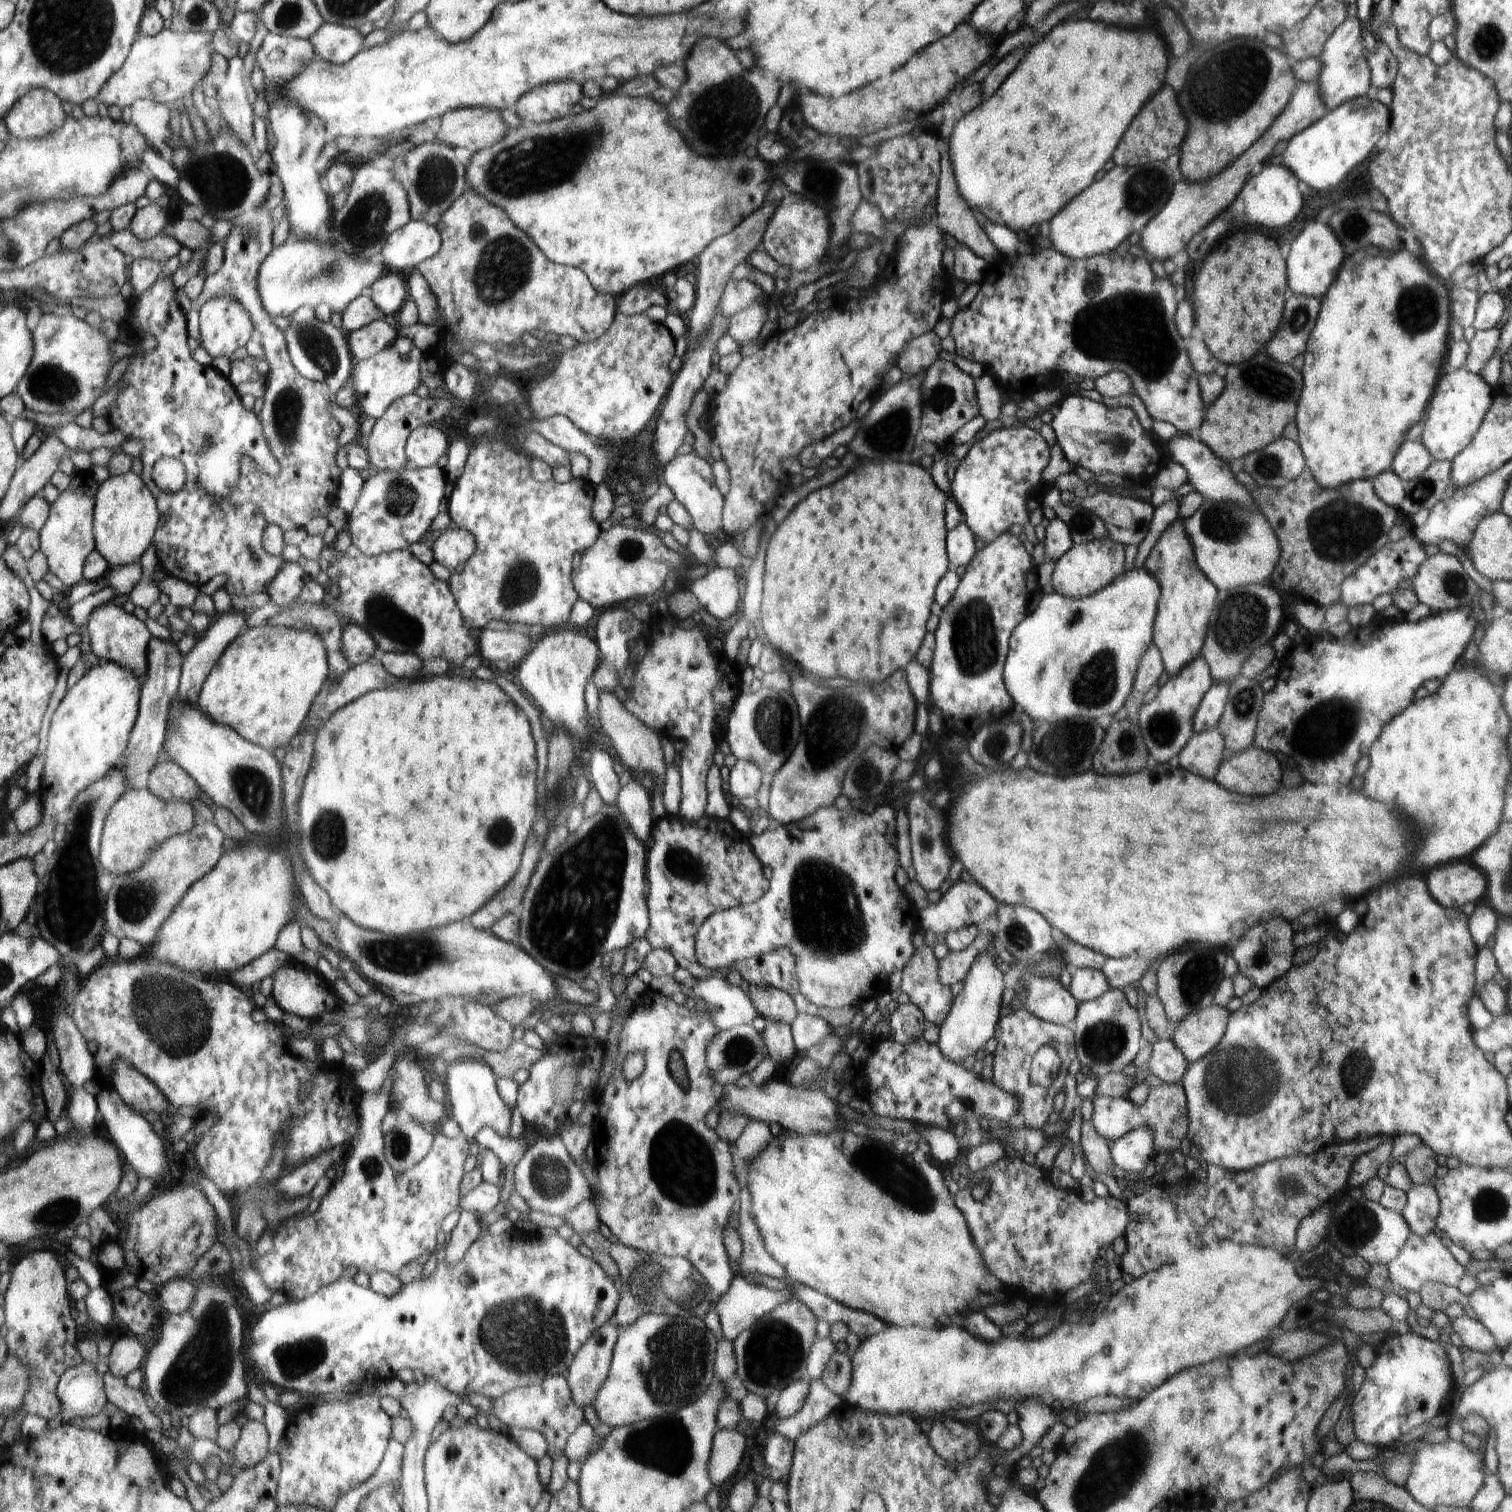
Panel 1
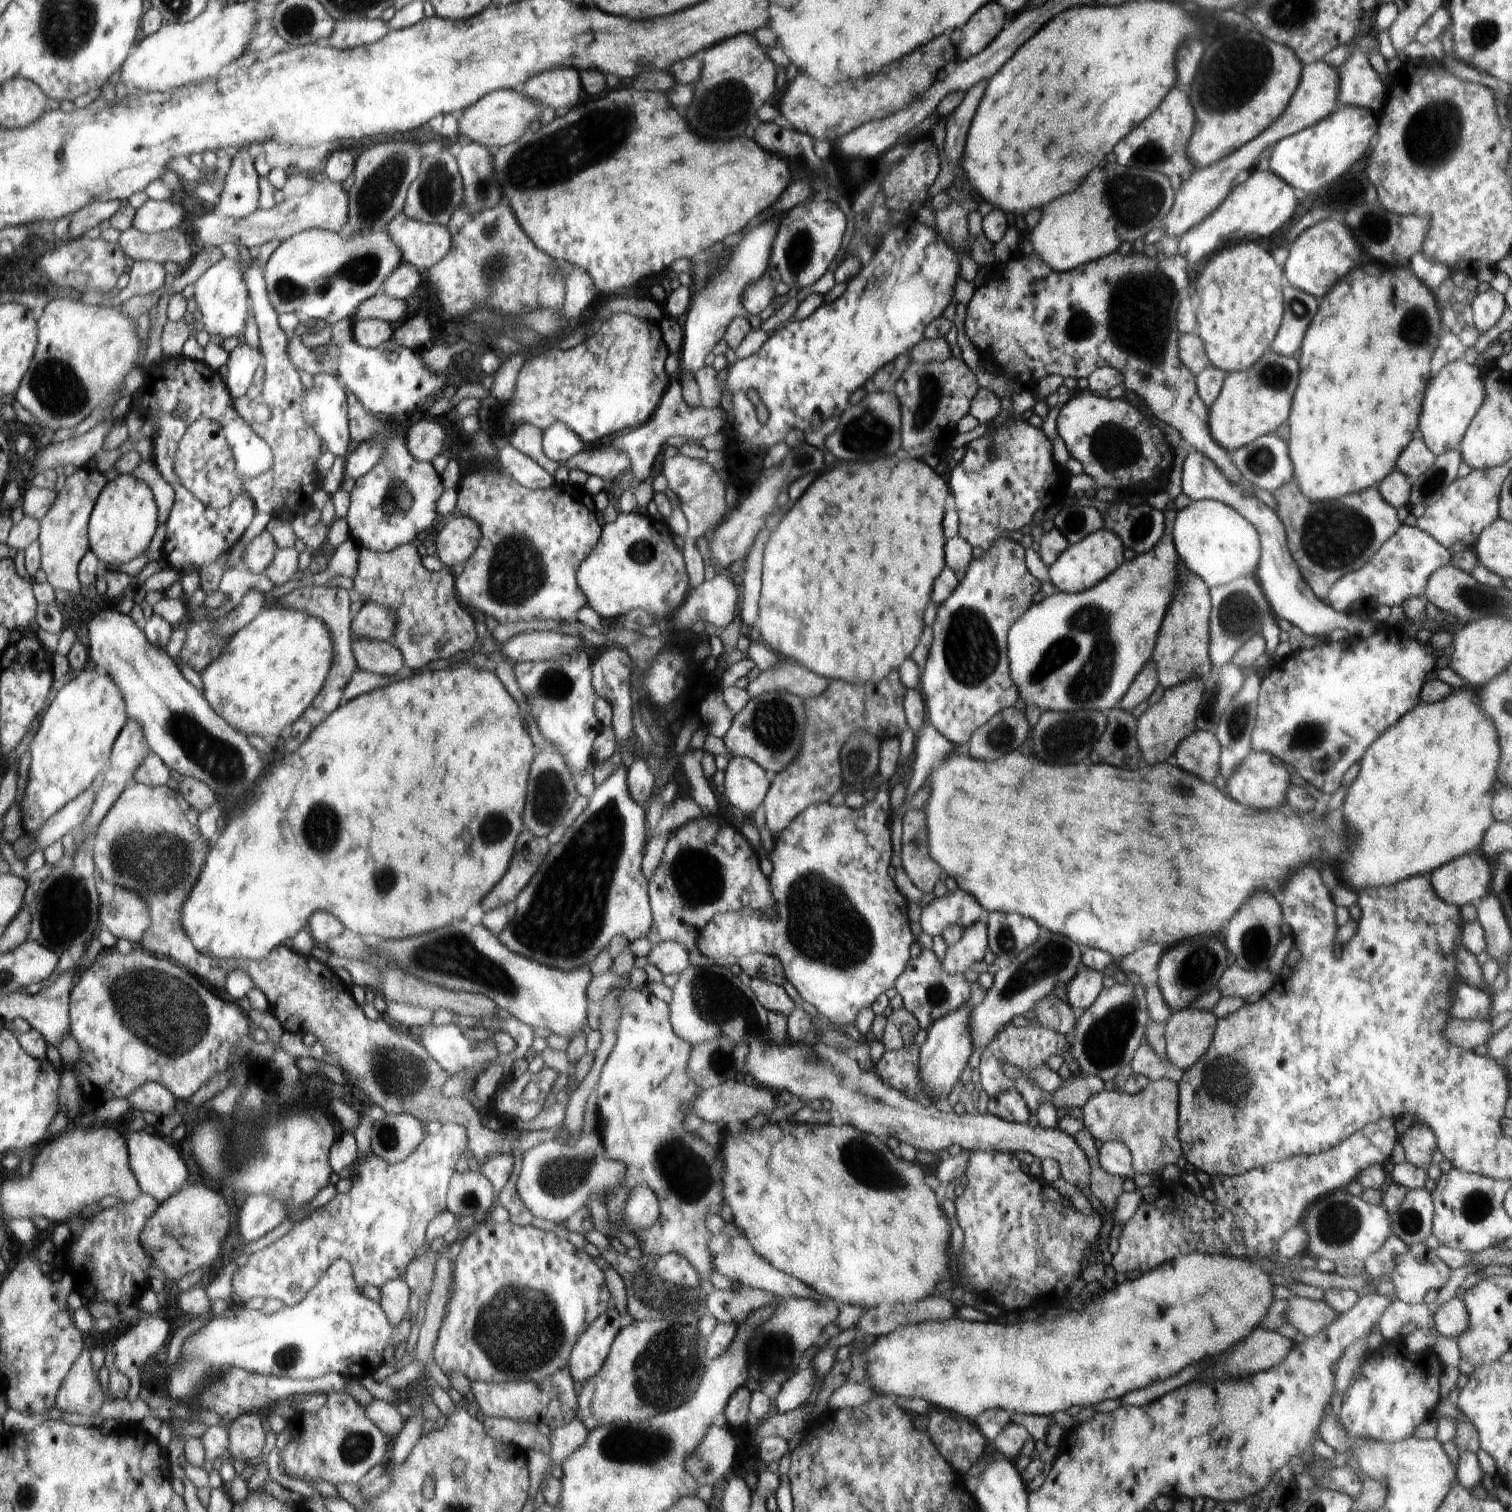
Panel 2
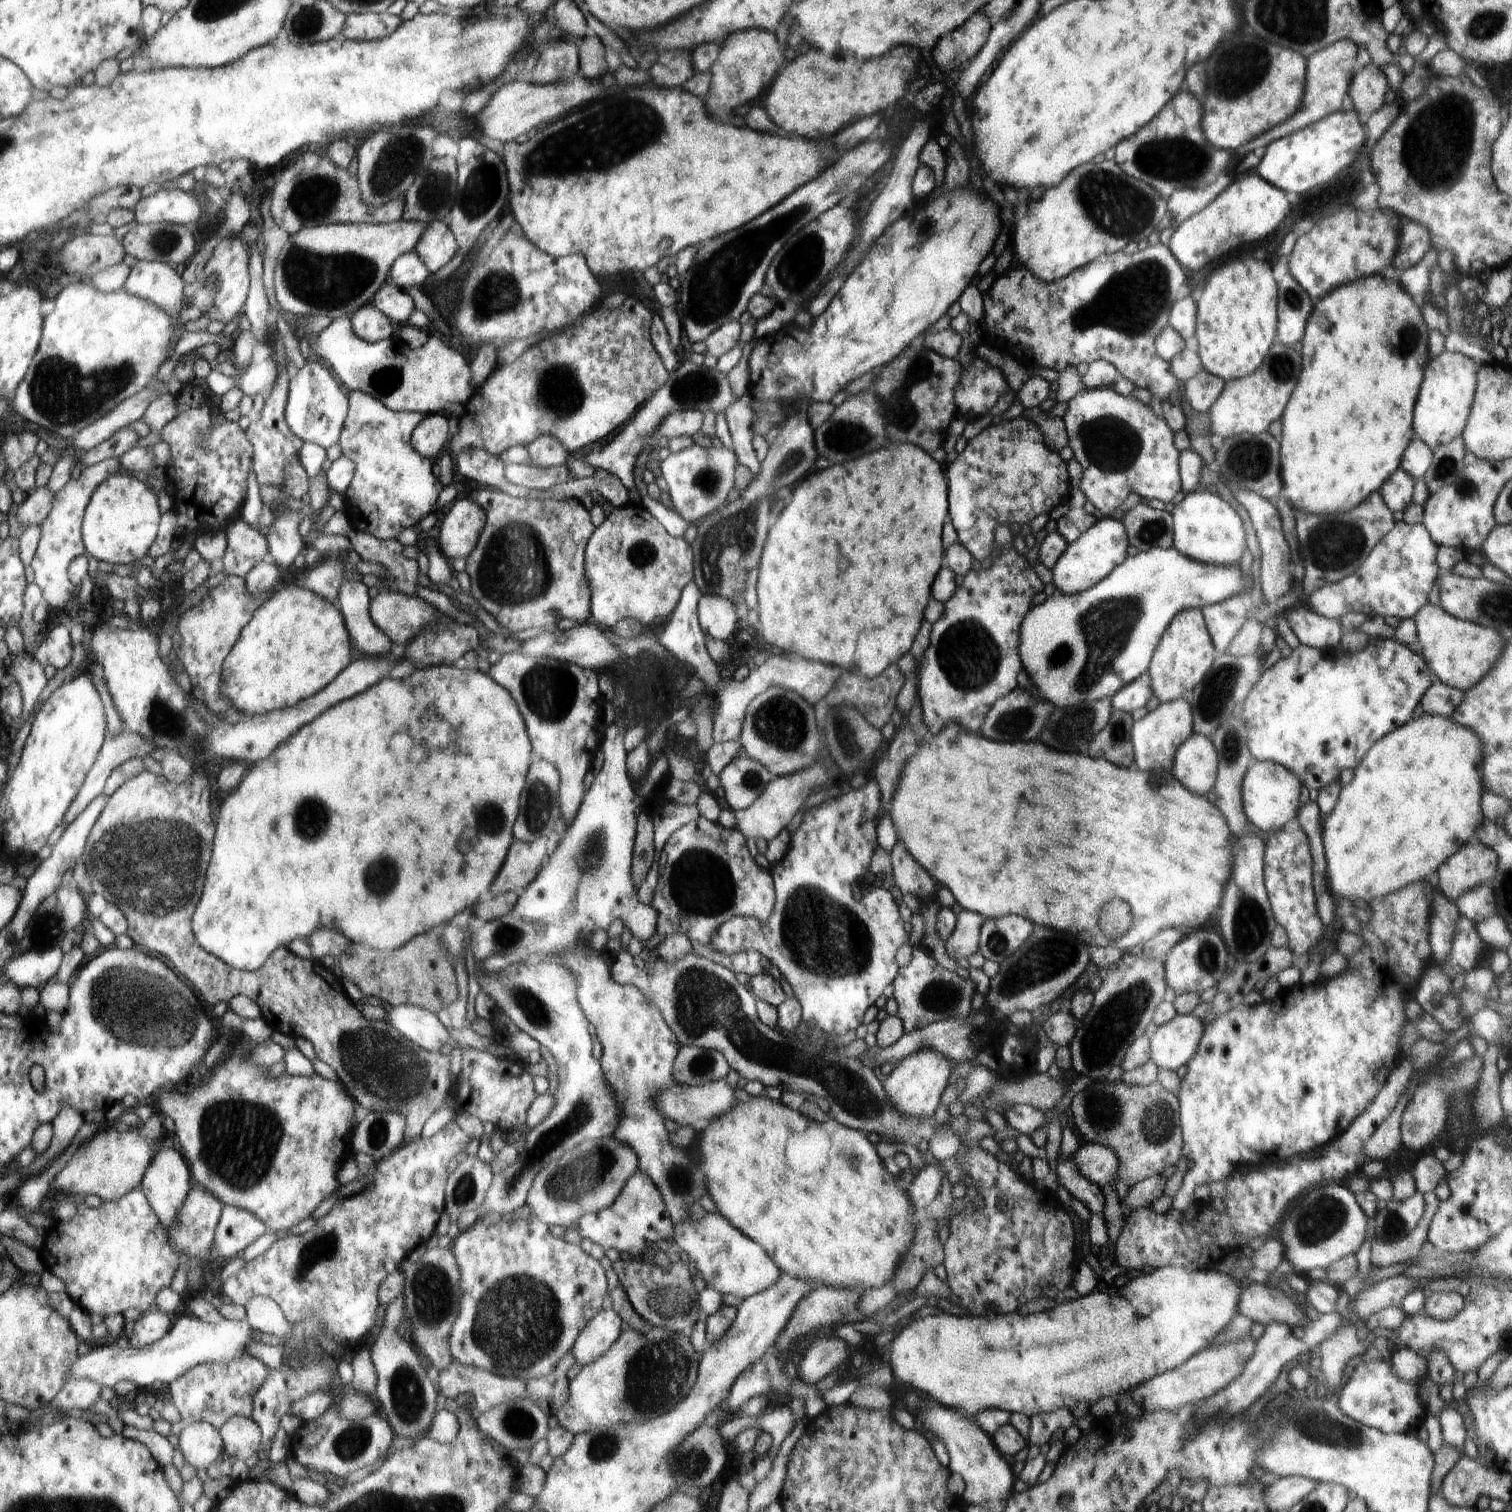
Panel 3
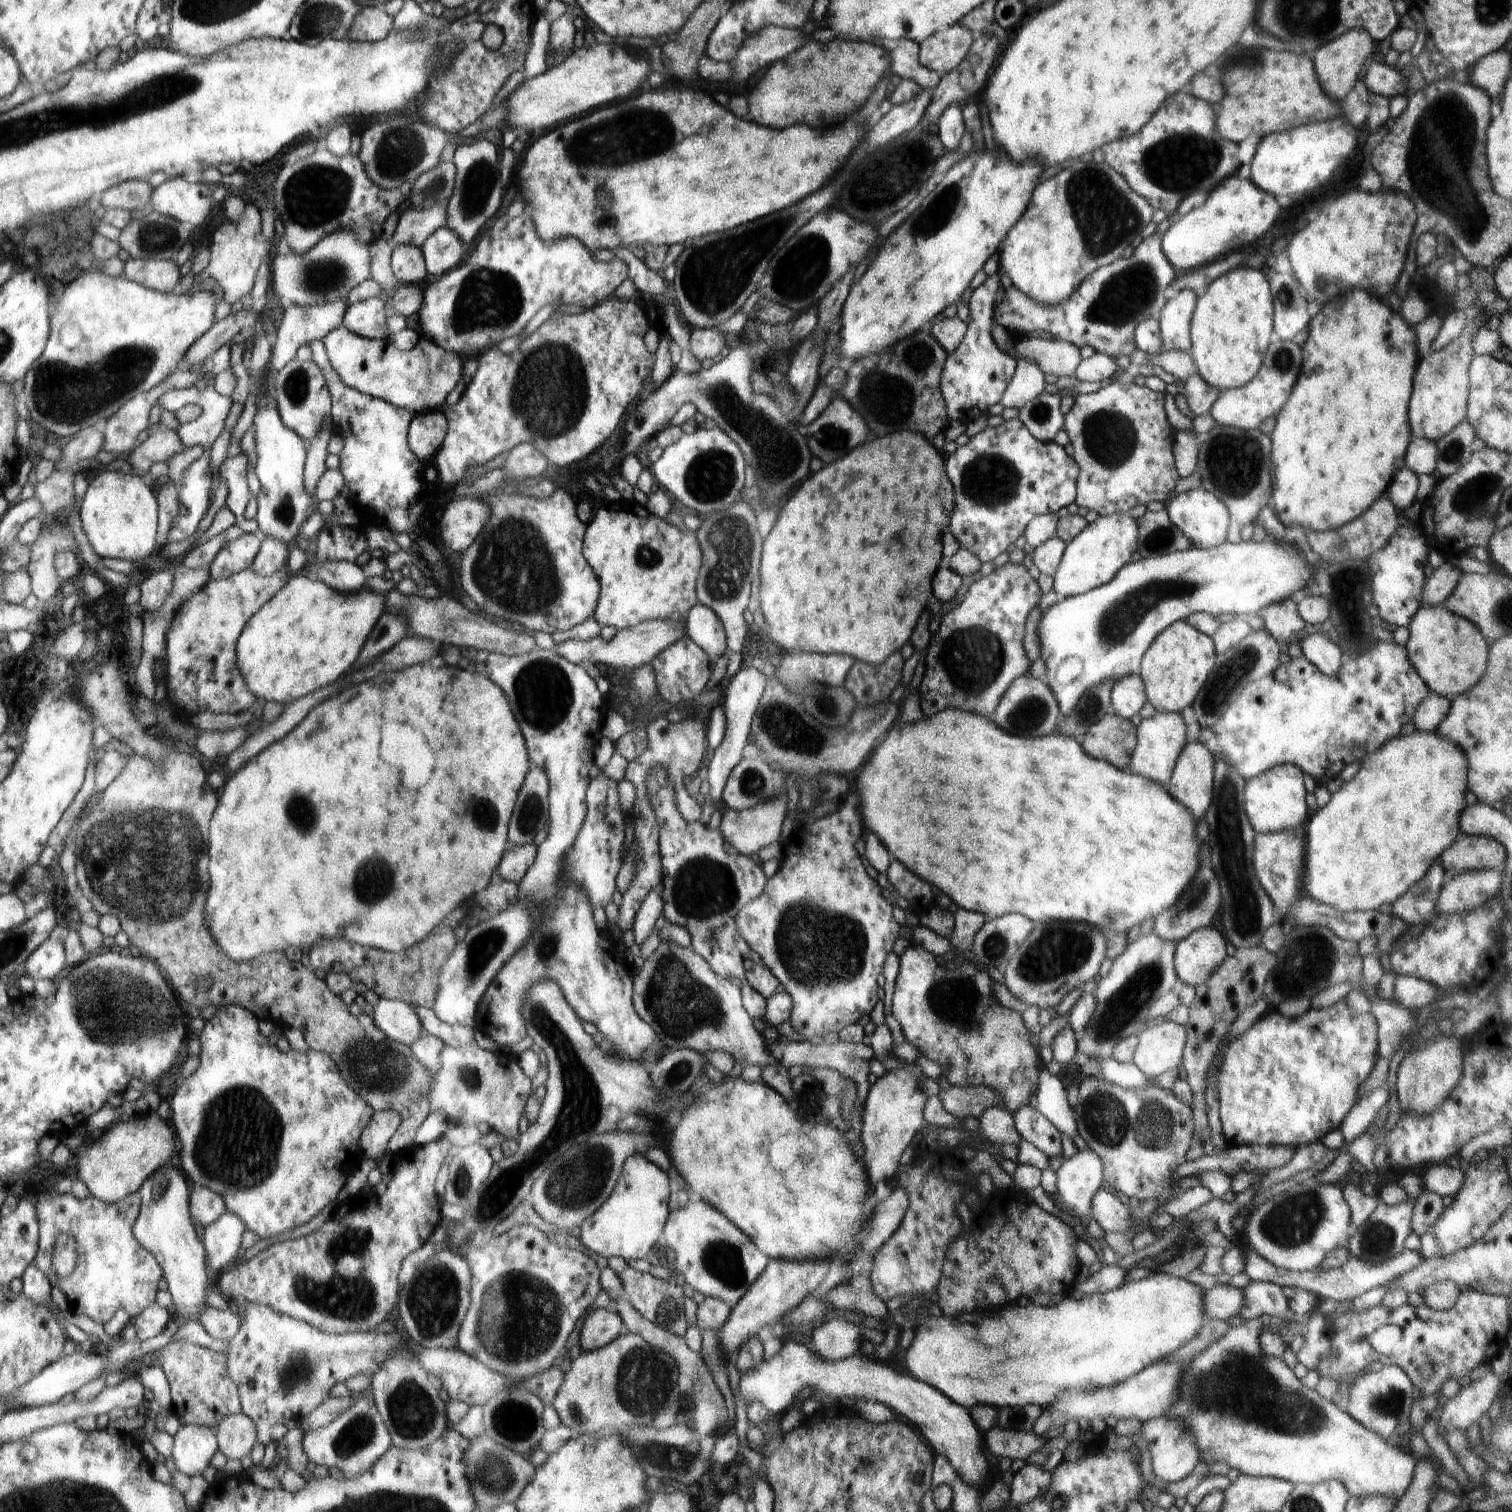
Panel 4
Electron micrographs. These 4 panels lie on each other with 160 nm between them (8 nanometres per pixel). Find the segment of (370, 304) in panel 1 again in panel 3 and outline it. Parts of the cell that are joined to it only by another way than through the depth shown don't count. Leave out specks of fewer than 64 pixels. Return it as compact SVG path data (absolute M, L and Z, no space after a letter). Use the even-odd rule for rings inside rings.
M387 281L375 294L372 304L397 326L407 324L414 312L414 301L406 289Z

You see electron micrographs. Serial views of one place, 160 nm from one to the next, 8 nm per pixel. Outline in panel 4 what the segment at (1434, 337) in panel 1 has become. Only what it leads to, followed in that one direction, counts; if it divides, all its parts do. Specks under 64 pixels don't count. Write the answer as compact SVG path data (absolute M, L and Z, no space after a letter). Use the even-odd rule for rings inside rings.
M1352 290L1326 306L1312 318L1308 340L1302 348L1304 352L1304 364L1302 374L1298 376L1296 386L1292 388L1292 394L1288 402L1284 404L1280 416L1276 416L1276 423L1272 432L1272 458L1274 458L1274 488L1272 488L1271 505L1275 509L1280 522L1289 530L1301 529L1302 531L1318 532L1318 530L1332 530L1336 526L1348 524L1358 518L1365 510L1372 506L1373 502L1387 492L1390 480L1396 476L1394 472L1405 467L1404 454L1406 454L1412 432L1408 424L1408 400L1412 396L1412 378L1416 373L1418 364L1417 338L1414 325L1406 324L1400 314L1392 312L1384 302L1380 302L1376 296L1366 294L1366 290Z

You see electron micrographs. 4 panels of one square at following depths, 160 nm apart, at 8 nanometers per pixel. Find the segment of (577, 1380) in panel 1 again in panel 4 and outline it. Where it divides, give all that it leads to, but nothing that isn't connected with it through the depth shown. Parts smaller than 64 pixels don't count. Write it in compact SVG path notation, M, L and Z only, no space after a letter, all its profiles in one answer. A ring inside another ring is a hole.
M610 1307L592 1310L584 1318L578 1346L582 1351L589 1352L611 1344L620 1334L624 1335L626 1332L621 1317L617 1312L610 1312Z

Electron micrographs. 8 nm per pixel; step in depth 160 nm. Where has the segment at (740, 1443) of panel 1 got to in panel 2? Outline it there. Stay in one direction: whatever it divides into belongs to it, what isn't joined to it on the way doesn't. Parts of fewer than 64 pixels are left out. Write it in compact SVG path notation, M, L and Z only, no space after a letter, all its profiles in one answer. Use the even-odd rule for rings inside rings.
M725 1425L712 1426L707 1436L686 1458L686 1469L700 1483L714 1486L722 1476L727 1476L735 1460L738 1443L733 1431Z

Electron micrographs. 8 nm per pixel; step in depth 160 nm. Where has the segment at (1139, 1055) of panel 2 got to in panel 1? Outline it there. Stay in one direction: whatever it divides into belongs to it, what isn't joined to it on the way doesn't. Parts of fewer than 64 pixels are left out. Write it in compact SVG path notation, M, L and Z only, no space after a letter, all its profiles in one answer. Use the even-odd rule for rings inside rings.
M1168 1038L1152 1043L1150 1058L1146 1066L1150 1074L1164 1083L1179 1084L1188 1064L1186 1058L1180 1054L1180 1050L1174 1046L1174 1042Z

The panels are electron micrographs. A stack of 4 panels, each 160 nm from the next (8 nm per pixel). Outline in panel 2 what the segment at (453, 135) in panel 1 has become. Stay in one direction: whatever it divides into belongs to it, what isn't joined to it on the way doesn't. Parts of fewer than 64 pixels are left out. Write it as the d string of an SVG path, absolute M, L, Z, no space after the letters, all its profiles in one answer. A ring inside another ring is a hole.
M500 89L494 93L488 93L475 102L470 109L458 117L458 133L472 142L484 145L488 150L494 150L518 141L526 132L528 124L536 120L540 112L540 104L534 99L523 94L518 90Z

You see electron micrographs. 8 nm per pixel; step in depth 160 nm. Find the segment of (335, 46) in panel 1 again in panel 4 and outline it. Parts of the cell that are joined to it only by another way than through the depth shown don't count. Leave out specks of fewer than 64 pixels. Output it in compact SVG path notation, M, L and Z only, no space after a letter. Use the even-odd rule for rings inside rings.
M381 8L359 9L358 17L347 34L354 41L376 42L383 40L392 32L392 17Z

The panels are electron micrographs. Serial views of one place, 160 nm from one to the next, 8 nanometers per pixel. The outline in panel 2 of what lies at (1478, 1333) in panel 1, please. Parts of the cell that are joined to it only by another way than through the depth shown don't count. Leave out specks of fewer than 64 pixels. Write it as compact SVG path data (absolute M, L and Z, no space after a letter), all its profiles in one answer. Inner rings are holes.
M1456 1297L1442 1306L1436 1306L1433 1322L1439 1335L1459 1339L1468 1330L1470 1317L1463 1301Z

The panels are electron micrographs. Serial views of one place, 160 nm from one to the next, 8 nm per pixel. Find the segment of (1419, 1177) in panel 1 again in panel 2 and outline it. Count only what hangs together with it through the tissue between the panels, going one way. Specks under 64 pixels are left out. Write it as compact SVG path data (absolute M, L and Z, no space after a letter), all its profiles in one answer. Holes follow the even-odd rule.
M1418 1121L1414 1122L1413 1128L1407 1129L1403 1134L1404 1135L1400 1138L1400 1142L1404 1148L1407 1162L1413 1164L1415 1167L1428 1169L1428 1167L1433 1163L1432 1155L1434 1154L1434 1150L1437 1149L1437 1142L1431 1128L1426 1125L1422 1125Z

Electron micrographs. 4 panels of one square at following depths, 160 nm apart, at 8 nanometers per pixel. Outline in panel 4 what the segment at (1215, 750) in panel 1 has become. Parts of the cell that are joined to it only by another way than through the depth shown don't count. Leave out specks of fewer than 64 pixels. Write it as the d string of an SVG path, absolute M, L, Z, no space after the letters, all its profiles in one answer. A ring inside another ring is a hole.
M1187 743L1178 757L1166 786L1196 822L1201 820L1212 804L1215 758L1205 744Z

